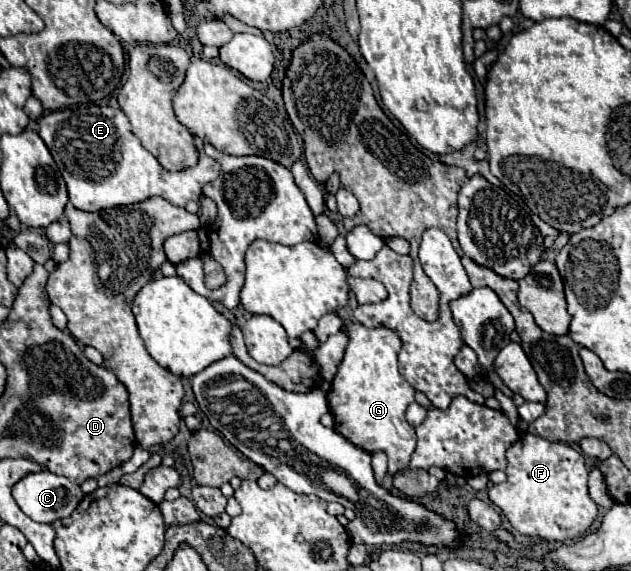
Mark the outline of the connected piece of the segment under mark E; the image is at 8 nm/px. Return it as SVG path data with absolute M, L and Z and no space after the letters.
M78 105L62 111L44 113L38 119L38 133L50 149L68 187L70 203L80 211L102 211L108 207L140 203L148 197L162 197L172 205L184 207L188 201L200 201L202 187L220 173L218 161L204 153L204 139L194 135L198 163L180 171L166 171L158 159L142 147L130 131L130 121L120 109L100 105Z

